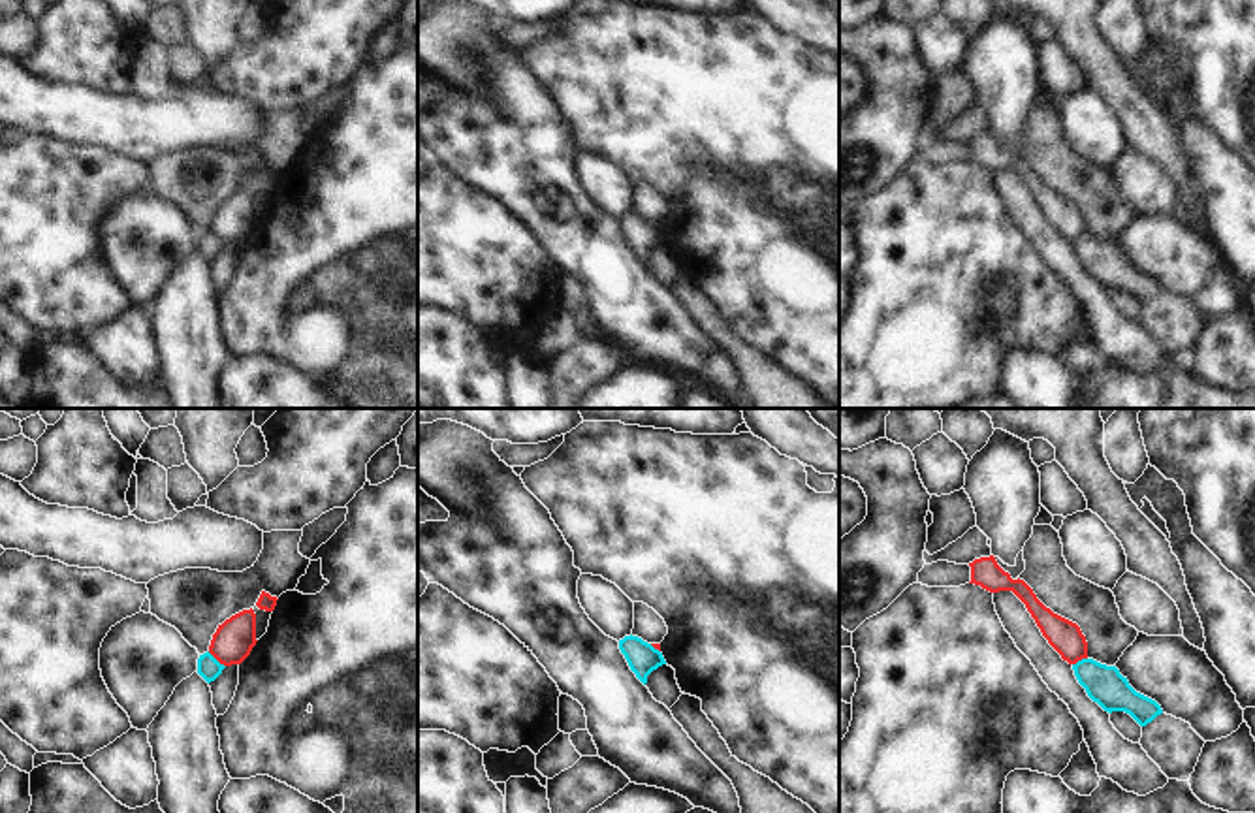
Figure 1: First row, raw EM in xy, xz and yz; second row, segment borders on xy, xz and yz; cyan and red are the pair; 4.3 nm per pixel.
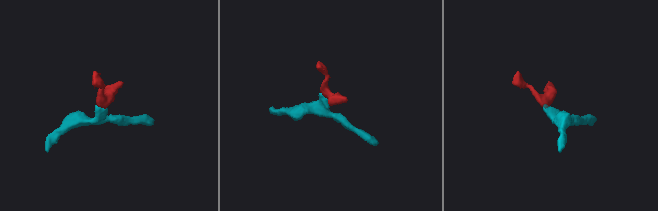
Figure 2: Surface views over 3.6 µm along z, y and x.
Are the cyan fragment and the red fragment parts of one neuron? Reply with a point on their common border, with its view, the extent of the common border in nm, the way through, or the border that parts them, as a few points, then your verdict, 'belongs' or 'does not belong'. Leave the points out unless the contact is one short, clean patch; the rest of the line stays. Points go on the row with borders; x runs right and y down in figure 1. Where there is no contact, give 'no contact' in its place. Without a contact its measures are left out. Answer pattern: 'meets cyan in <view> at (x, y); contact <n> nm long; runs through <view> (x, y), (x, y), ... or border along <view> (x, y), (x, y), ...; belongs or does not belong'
meets cyan in xy at (215, 659); contact 100 nm long; border along xy (207, 652), (224, 667); does not belong

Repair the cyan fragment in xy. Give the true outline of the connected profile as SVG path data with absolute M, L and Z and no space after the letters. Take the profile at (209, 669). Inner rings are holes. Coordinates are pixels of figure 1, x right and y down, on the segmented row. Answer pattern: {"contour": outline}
{"contour": "M209 651L198 659L198 674L207 681L214 681L226 666L220 664Z"}

